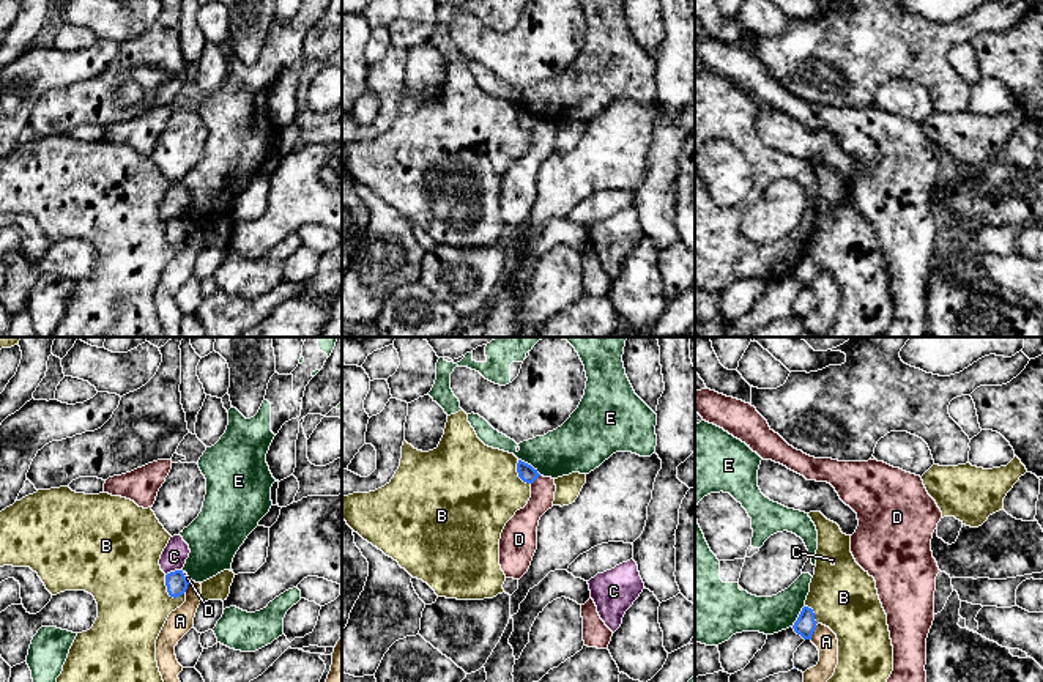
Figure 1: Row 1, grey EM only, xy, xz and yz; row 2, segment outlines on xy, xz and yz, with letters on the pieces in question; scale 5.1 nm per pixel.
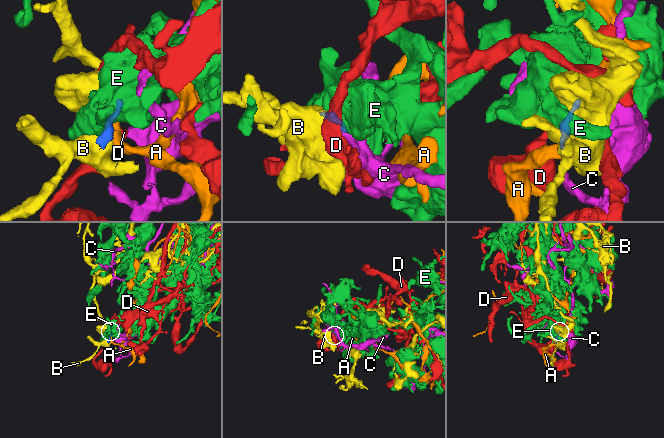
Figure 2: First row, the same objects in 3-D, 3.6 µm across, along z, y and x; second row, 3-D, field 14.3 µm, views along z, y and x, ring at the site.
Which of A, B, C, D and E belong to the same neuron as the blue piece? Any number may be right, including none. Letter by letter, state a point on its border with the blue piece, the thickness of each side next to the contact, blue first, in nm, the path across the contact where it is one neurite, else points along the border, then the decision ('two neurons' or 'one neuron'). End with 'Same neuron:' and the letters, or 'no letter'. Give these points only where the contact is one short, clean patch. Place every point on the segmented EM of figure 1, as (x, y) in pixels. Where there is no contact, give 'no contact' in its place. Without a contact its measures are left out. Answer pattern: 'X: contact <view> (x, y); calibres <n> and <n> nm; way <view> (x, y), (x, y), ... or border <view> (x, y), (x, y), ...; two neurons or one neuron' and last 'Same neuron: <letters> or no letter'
A: contact yz (813, 630); calibres 110 and 120 nm; two neurons
B: contact xy (167, 591); calibres 110 and 380 nm; two neurons
C: contact xy (175, 570); calibres 110 and 130 nm; border xy (181, 569), (170, 570), (166, 575); two neurons
D: contact xz (536, 478); calibres 90 and 140 nm; border xz (539, 474), (531, 484); two neurons
E: contact xz (530, 465); calibres 90 and 260 nm; two neurons
Same neuron: no letter

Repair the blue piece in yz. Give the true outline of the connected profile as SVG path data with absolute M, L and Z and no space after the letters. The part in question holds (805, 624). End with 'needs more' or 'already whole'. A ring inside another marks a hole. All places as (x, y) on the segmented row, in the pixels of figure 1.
M804 606L797 621L792 625L794 632L804 639L811 639L811 635L816 628L815 613L811 608Z | already whole

